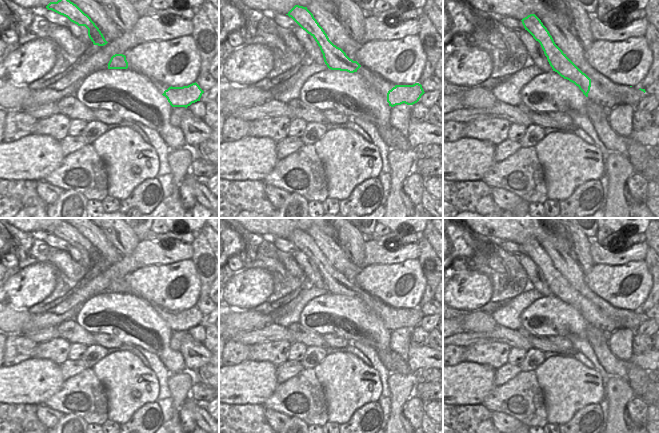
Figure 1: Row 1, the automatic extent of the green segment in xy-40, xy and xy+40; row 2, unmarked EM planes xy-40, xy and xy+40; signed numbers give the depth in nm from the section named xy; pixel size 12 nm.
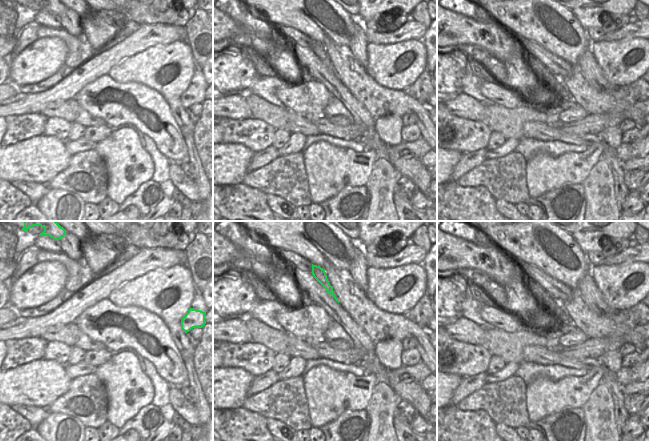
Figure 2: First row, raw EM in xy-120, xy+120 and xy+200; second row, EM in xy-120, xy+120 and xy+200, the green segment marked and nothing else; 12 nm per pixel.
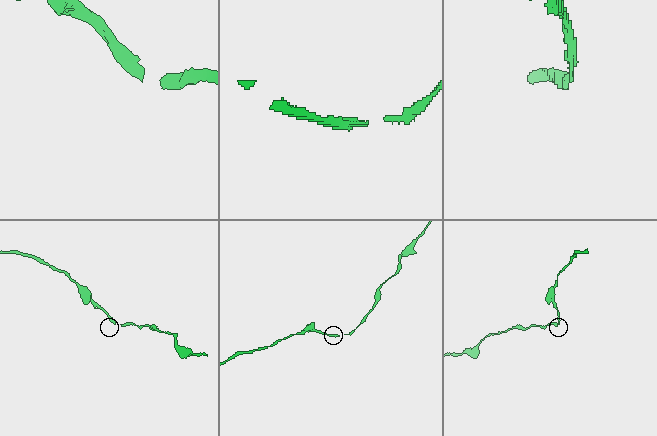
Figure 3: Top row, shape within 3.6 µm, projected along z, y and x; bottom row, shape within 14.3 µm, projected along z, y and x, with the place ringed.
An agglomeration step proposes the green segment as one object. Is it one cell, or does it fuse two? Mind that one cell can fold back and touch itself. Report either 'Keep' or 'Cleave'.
Keep

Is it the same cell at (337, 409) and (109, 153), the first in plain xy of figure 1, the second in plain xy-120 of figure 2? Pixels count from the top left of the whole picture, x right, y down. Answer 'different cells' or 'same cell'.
same cell

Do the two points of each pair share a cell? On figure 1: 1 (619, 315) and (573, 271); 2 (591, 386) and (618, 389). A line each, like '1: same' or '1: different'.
1: same
2: different

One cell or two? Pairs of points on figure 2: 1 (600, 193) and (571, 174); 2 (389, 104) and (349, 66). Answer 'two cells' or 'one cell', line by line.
1: two cells
2: one cell

